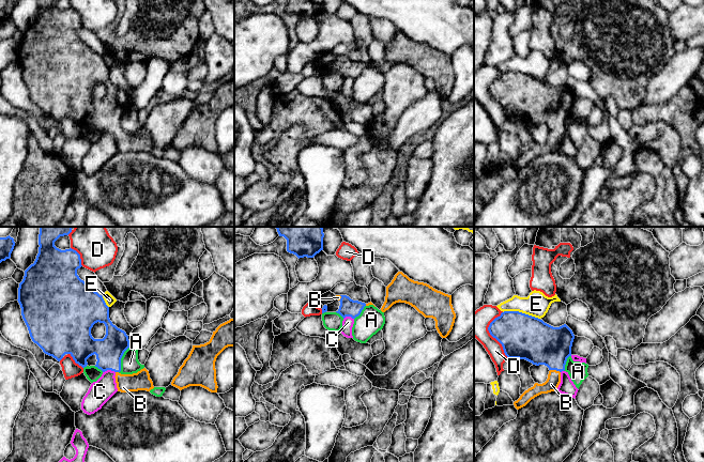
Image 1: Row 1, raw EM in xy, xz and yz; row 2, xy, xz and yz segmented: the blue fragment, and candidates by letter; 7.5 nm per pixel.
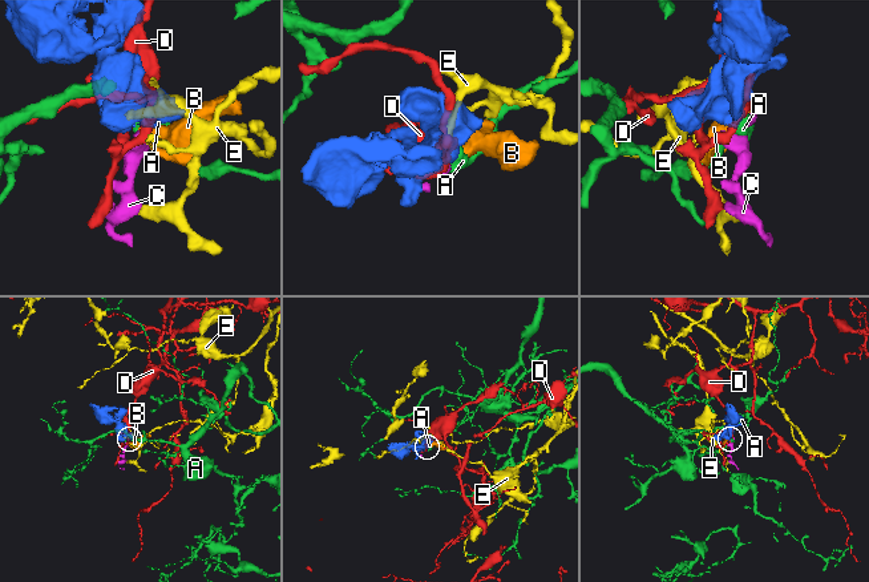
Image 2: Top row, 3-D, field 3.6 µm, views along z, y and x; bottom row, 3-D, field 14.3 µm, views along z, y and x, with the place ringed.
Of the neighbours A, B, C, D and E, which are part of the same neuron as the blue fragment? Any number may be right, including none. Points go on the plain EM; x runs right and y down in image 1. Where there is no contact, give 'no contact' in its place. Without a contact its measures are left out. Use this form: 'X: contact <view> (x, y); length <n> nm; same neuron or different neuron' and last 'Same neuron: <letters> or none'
A: contact xy (120, 120); length 220 nm; different neuron
B: contact yz (555, 129); length 80 nm; same neuron
C: contact xy (108, 129); length 100 nm; different neuron
D: contact yz (490, 94); length 360 nm; different neuron
E: contact yz (521, 73); length 280 nm; different neuron
Same neuron: B

